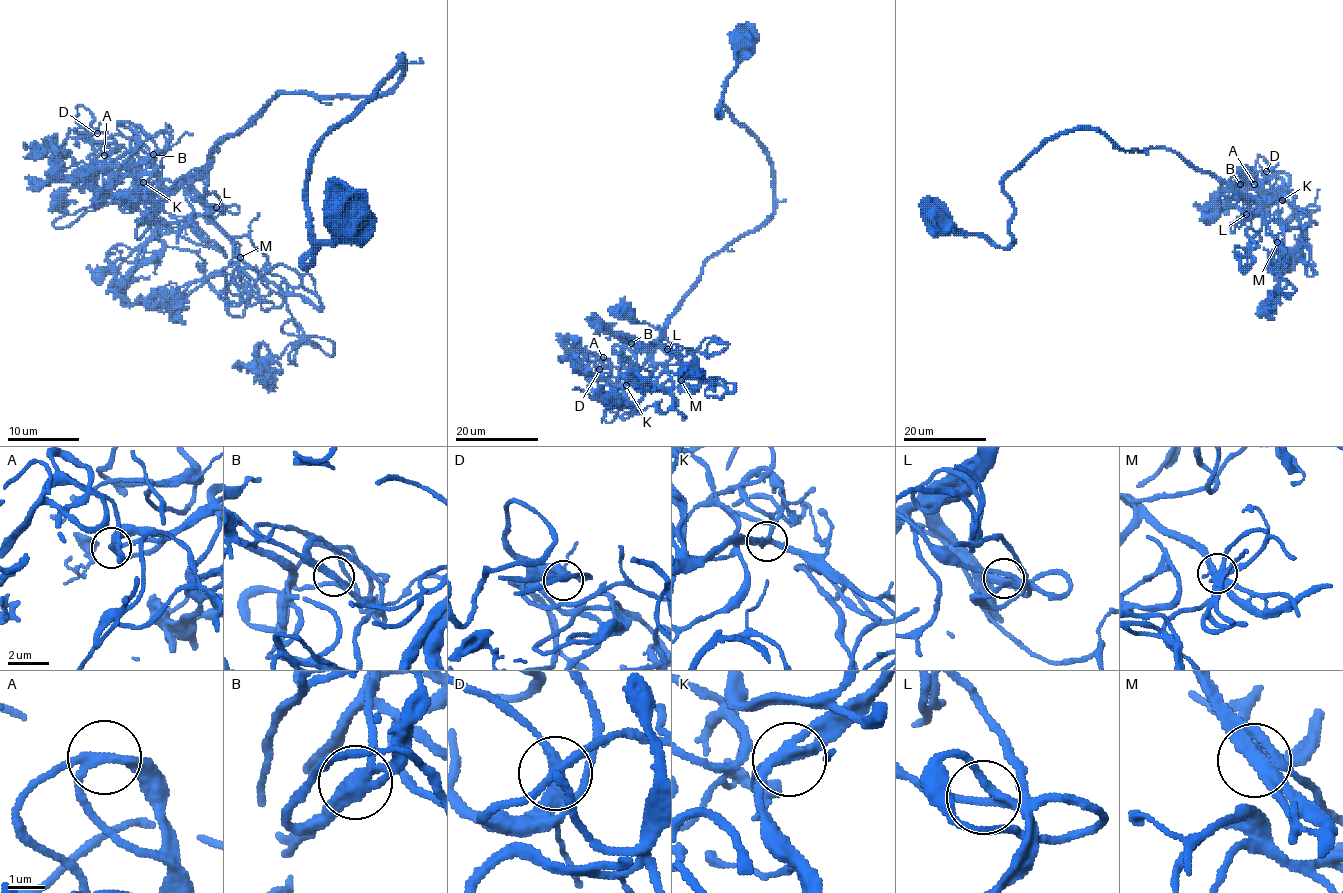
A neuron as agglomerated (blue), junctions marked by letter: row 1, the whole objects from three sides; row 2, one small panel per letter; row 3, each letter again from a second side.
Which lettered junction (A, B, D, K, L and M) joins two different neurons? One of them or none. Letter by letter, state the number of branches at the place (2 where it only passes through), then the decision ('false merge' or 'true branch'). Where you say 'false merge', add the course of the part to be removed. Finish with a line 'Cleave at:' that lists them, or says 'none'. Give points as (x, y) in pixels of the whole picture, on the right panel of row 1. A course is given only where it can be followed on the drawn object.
A: 3 branches meet; true branch
B: 3 branches meet; true branch
D: 3 branches meet; true branch
K: 3 branches meet; true branch
L: 3 branches meet; true branch
M: 3 branches meet; true branch
Cleave at: none

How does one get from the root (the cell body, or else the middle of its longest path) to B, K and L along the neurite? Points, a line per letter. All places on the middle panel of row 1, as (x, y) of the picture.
B: (740, 39), (718, 114), (723, 106), (766, 152), (774, 212), (704, 262), (700, 279), (640, 367), (631, 342)
K: (740, 39), (718, 114), (723, 106), (766, 152), (774, 212), (704, 262), (653, 355), (626, 386)
L: (740, 39), (718, 114), (723, 106), (766, 152), (774, 212), (704, 262), (668, 320), (667, 349)

